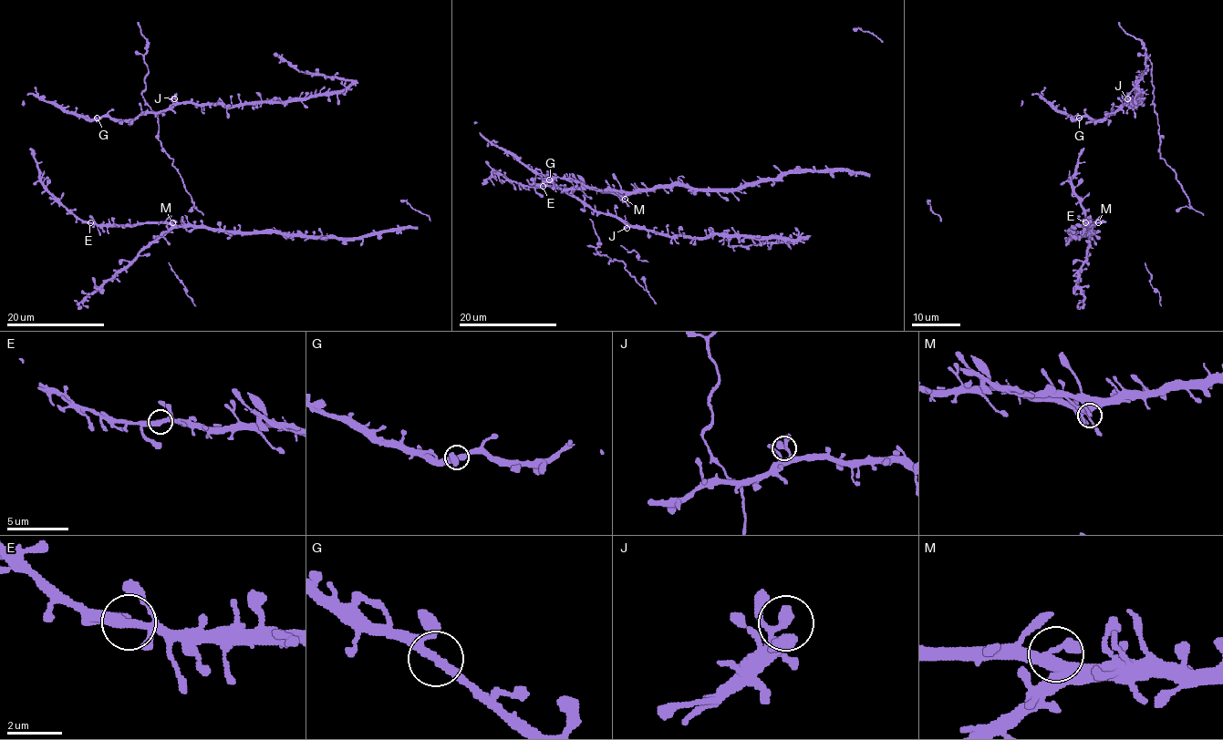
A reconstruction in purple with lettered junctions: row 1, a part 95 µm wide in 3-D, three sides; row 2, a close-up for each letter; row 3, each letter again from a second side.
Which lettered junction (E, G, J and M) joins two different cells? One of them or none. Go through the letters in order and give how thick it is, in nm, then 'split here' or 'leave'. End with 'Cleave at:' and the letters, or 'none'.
E: 280 nm | leave
G: 280 nm | leave
J: 280 nm | leave
M: 280 nm | leave
Cleave at: none

